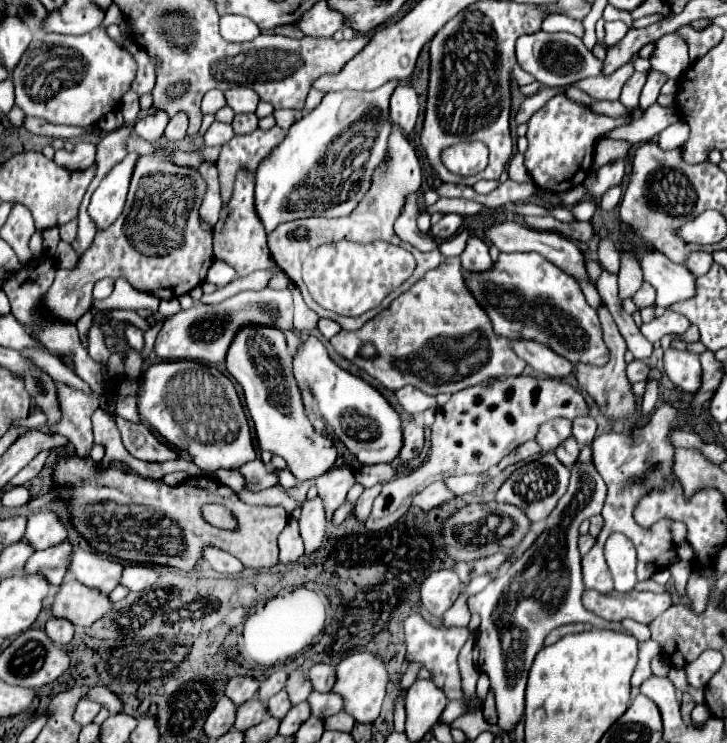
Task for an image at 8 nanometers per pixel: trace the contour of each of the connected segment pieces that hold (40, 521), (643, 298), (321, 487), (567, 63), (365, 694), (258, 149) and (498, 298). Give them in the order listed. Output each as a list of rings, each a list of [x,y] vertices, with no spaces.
[[[33,513],[27,519],[23,539],[35,549],[49,549],[67,539],[67,525],[55,513]]]
[[[643,283],[641,289],[633,295],[633,303],[643,309],[647,305],[655,305],[655,289],[649,285],[649,283]]]
[[[349,465],[333,467],[329,473],[325,473],[325,477],[317,477],[315,487],[319,491],[319,497],[323,499],[327,521],[333,519],[333,513],[341,507],[353,483],[355,483],[355,471]]]
[[[537,31],[517,39],[517,61],[521,69],[531,73],[545,87],[567,87],[585,77],[601,75],[603,63],[583,45],[583,41],[571,33],[547,33]]]
[[[353,653],[335,667],[335,677],[337,679],[331,691],[341,695],[343,711],[349,713],[357,723],[373,723],[379,717],[381,703],[385,697],[385,687],[389,683],[385,663],[369,653]]]
[[[275,125],[269,131],[257,129],[255,133],[249,133],[249,135],[235,135],[229,143],[221,147],[221,153],[215,165],[219,171],[223,205],[229,203],[231,199],[237,171],[245,169],[249,173],[255,173],[259,163],[271,155],[271,151],[285,139],[285,135],[287,133]]]
[[[501,253],[493,269],[485,273],[465,273],[465,281],[487,311],[495,333],[509,341],[541,341],[571,363],[605,365],[609,361],[597,311],[585,301],[577,281],[539,253]]]

